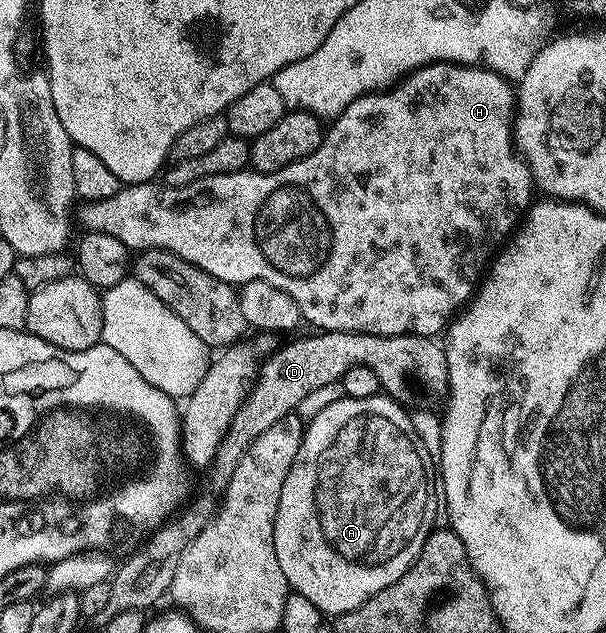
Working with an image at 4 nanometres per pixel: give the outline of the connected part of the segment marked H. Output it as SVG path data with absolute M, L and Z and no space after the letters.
M430 63L429 66L422 67L418 71L411 71L409 75L405 76L405 78L395 83L393 87L385 91L380 91L373 95L365 95L356 101L352 101L352 105L345 107L345 109L337 115L333 122L329 124L328 130L325 134L323 134L320 149L316 149L316 153L312 153L308 157L304 157L292 165L284 165L284 169L273 171L272 173L264 173L263 171L247 169L244 171L237 171L236 173L228 173L227 175L213 175L212 177L204 177L200 181L192 181L192 185L184 185L183 187L168 187L161 181L122 185L119 186L119 189L114 196L104 197L103 200L83 202L81 204L82 208L80 208L81 206L77 208L76 219L77 222L79 219L79 221L83 223L83 228L85 228L86 231L108 233L108 237L116 237L116 241L124 241L124 245L129 247L131 252L141 253L144 251L167 251L173 255L179 255L181 259L188 261L192 265L196 265L200 269L204 269L204 273L212 273L212 277L220 277L220 281L224 281L225 283L241 285L248 281L256 281L257 279L260 281L268 281L268 285L276 285L276 289L284 289L284 293L288 293L292 297L292 301L296 301L298 303L298 308L300 309L303 320L305 320L307 324L310 322L311 325L314 326L312 328L321 329L323 332L354 331L356 334L374 334L383 336L424 335L434 337L438 335L437 331L445 332L447 330L448 324L455 318L456 312L459 308L461 308L463 304L465 304L467 300L473 296L476 290L476 284L483 278L484 272L487 270L492 256L503 246L503 244L507 242L508 236L515 230L520 216L531 206L532 198L530 199L530 191L532 192L532 176L529 167L526 165L526 160L518 154L512 138L512 116L515 114L515 111L515 88L511 86L504 76L499 75L498 72L489 70L481 65Z

